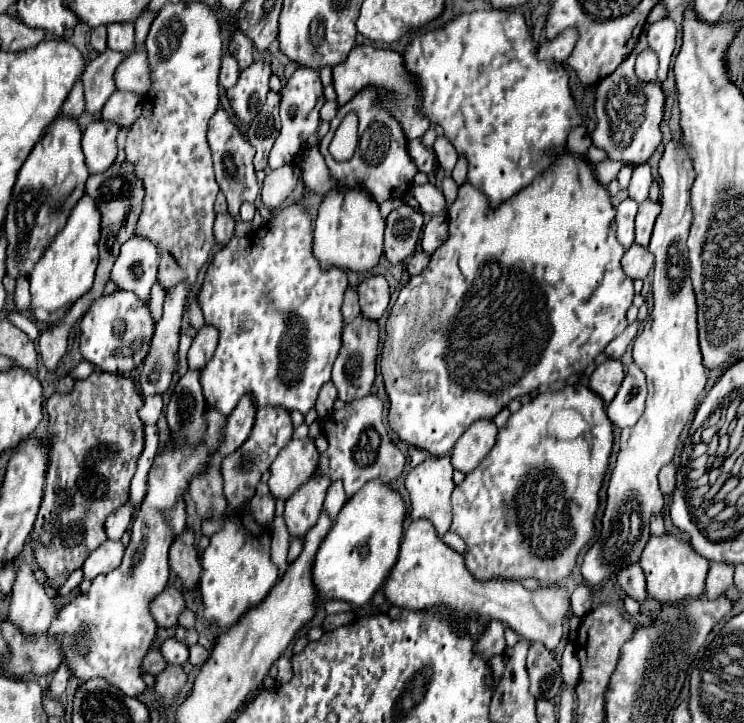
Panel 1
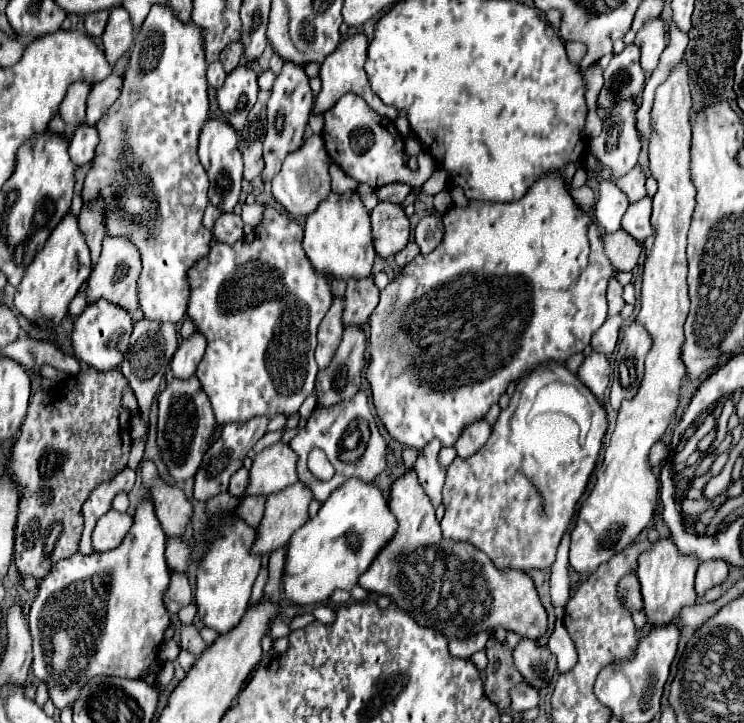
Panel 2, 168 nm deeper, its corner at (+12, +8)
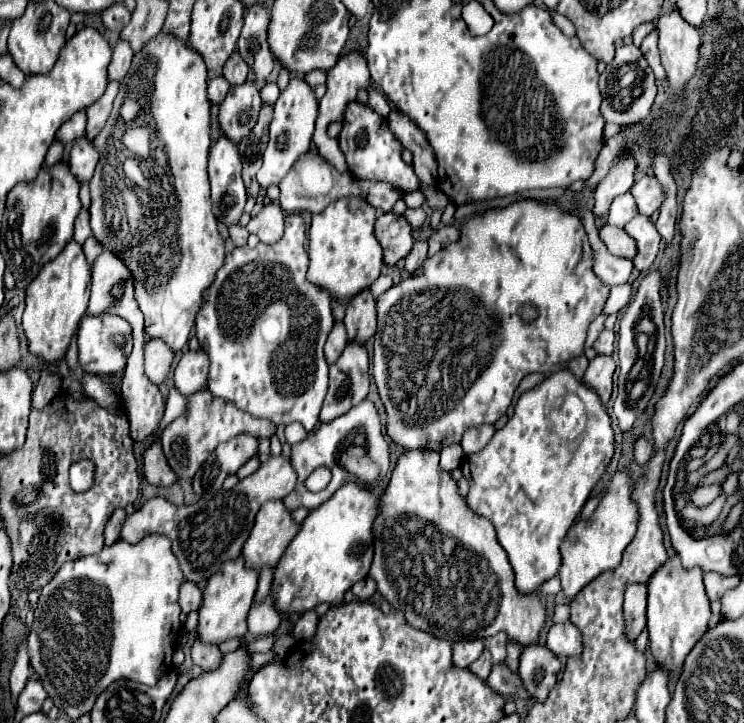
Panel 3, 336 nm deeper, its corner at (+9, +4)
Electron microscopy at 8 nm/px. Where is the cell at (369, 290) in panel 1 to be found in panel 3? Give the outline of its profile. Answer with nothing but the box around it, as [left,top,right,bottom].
[343,290,377,342]

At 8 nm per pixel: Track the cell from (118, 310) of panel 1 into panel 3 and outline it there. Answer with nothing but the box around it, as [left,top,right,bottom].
[77,314,133,374]

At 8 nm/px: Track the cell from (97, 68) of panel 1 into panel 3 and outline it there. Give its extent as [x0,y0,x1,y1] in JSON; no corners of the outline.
[57,110,87,144]

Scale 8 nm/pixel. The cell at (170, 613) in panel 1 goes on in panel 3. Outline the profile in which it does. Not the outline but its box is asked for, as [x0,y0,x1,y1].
[179,582,201,614]

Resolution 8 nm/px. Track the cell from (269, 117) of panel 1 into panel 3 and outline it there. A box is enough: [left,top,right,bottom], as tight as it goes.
[239,104,273,192]

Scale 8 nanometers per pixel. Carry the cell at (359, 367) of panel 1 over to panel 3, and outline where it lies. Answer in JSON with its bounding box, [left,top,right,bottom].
[321,342,369,422]

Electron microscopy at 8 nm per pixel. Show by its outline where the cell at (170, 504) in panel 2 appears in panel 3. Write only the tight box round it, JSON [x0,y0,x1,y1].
[143,442,177,488]

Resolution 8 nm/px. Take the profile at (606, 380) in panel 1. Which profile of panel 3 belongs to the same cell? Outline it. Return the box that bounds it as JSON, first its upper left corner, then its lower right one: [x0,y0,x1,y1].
[583,356,615,404]

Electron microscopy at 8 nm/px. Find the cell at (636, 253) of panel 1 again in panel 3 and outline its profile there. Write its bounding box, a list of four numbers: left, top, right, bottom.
[599,224,637,260]

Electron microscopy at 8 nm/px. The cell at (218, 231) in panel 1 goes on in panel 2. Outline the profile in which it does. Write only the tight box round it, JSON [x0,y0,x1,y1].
[214,214,244,244]

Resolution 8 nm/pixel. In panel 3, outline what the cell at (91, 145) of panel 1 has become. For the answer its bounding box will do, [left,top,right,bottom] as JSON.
[69,138,99,182]

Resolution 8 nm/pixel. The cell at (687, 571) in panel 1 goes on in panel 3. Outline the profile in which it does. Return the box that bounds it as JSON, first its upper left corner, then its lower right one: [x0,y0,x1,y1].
[647,556,711,670]

